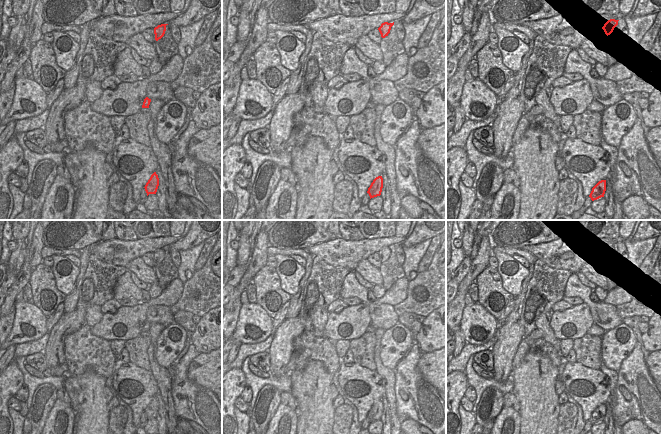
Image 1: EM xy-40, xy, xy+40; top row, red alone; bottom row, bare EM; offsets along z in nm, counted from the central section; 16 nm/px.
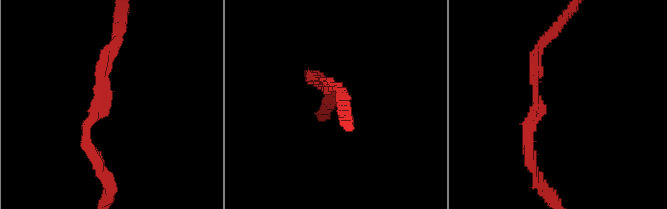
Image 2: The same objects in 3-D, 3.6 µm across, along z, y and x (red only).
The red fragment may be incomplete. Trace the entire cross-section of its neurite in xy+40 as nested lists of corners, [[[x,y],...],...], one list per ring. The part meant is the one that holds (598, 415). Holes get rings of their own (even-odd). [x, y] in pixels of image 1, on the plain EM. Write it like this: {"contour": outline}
{"contour": [[[606,404],[599,405],[593,412],[589,419],[592,425],[604,421],[606,415]]]}

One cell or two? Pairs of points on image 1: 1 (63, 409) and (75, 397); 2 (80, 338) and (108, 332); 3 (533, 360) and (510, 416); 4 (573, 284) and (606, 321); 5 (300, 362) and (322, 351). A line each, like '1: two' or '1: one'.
1: two
2: two
3: two
4: one
5: one

